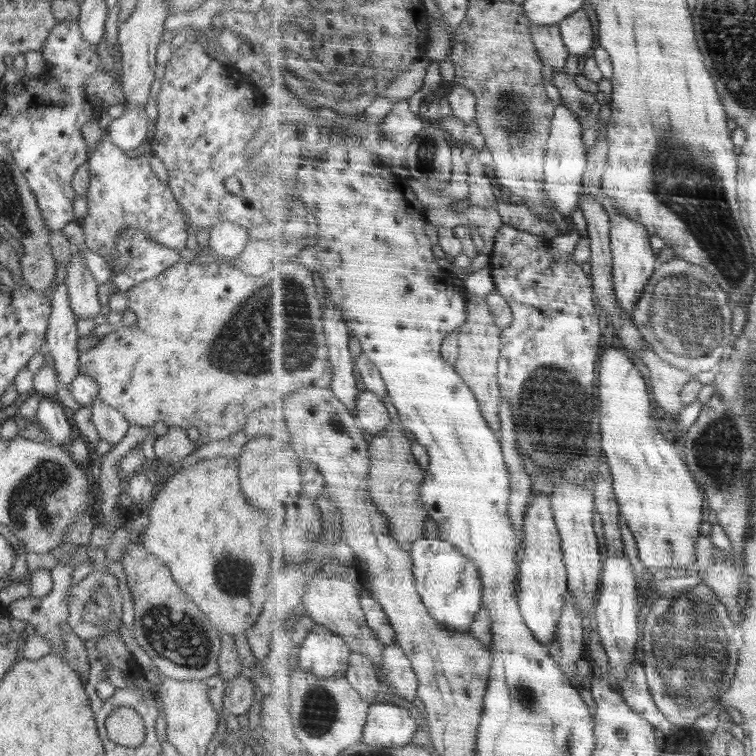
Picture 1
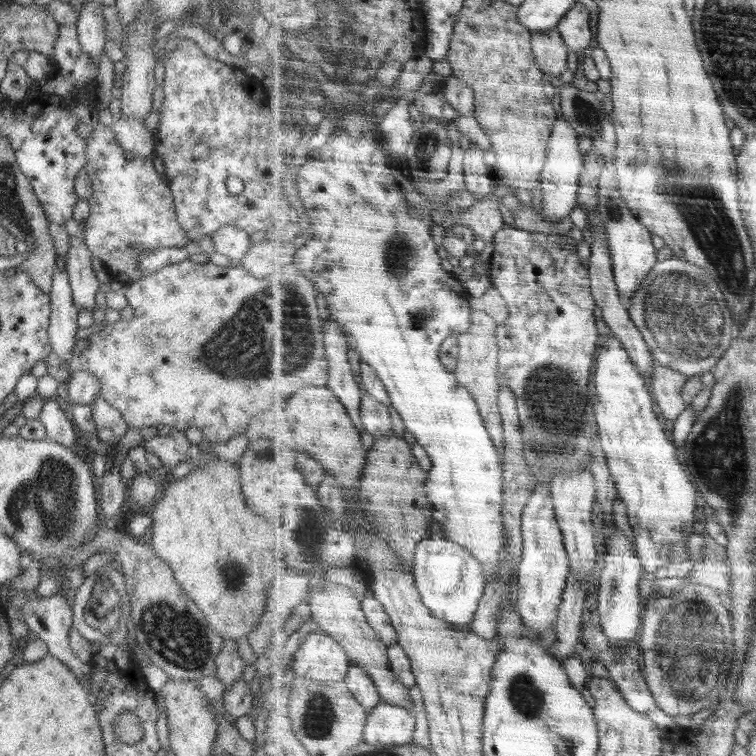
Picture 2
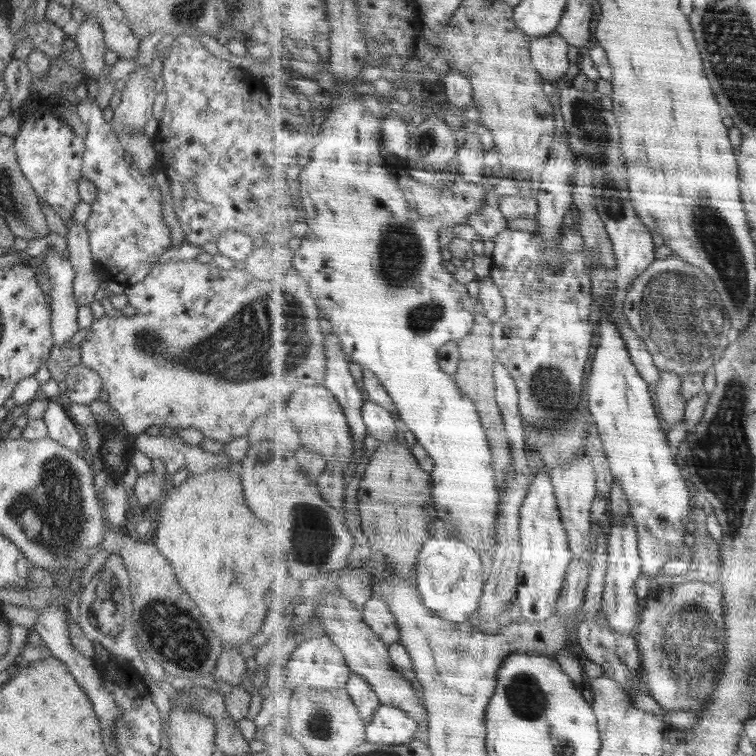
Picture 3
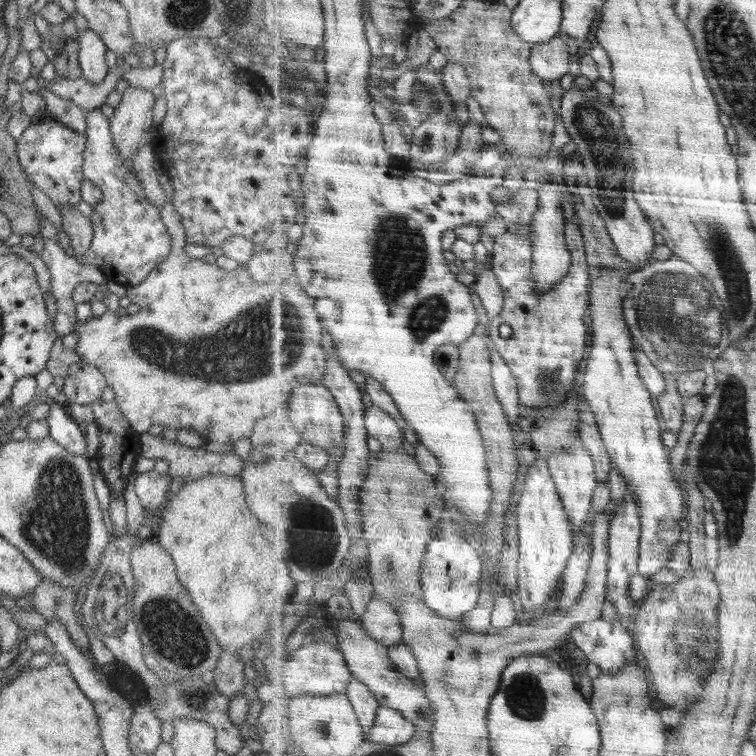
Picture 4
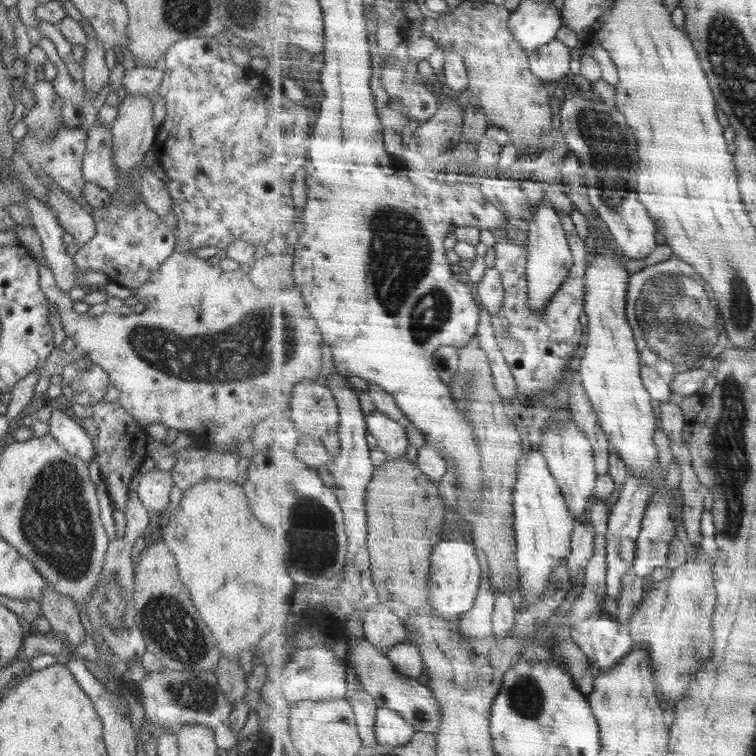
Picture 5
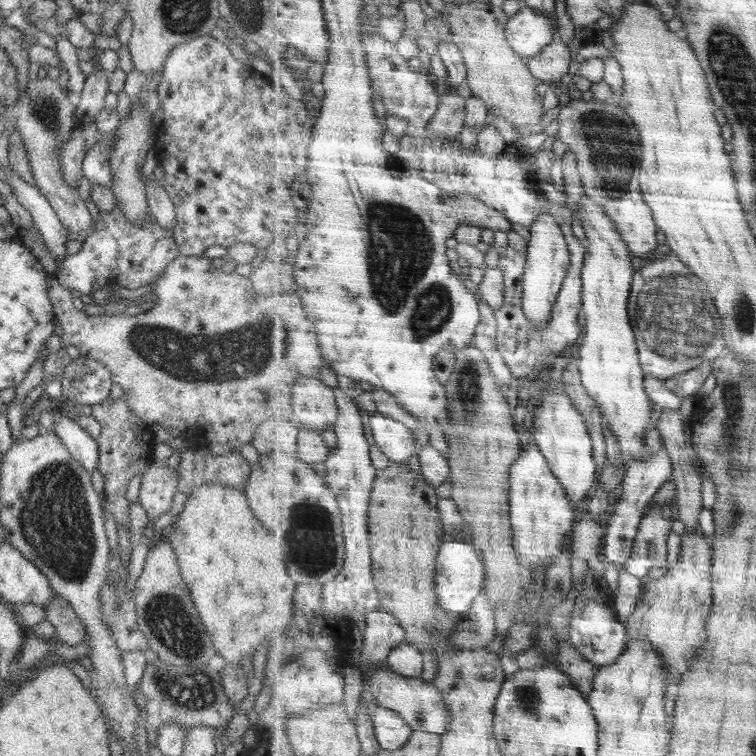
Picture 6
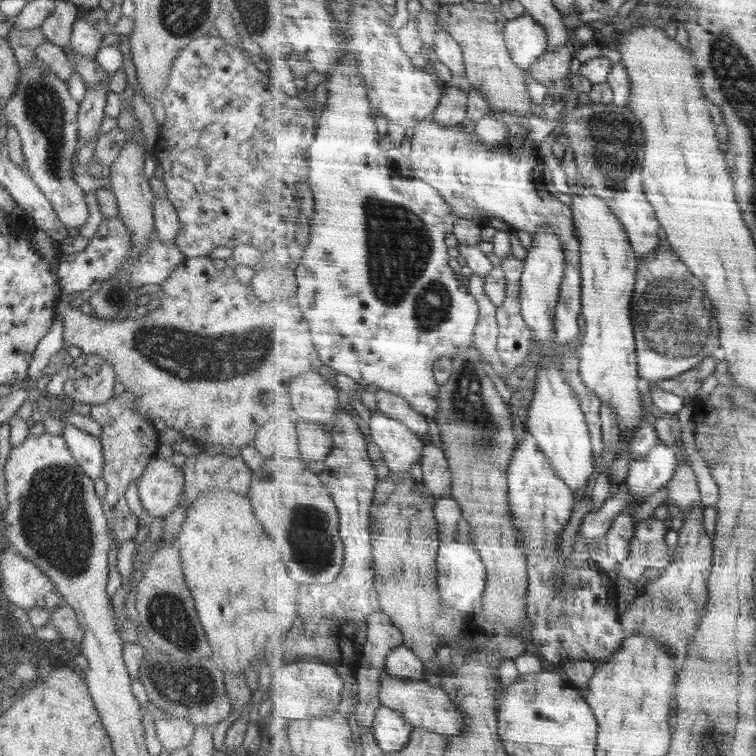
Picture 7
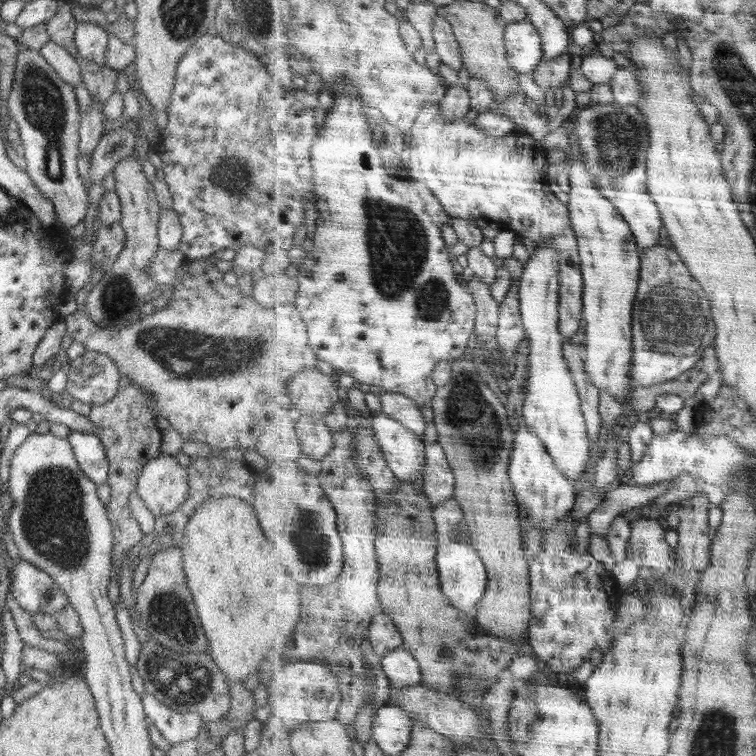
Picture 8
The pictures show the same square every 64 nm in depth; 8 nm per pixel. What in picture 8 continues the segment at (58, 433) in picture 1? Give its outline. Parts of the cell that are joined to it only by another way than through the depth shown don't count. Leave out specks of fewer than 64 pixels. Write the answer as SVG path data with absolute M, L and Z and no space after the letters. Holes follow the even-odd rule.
M70 431L68 442L82 472L98 485L108 484L109 462L101 440L92 433Z

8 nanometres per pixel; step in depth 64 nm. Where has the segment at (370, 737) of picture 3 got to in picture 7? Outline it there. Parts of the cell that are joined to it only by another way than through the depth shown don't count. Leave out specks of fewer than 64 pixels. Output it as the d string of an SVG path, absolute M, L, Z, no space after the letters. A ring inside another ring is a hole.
M382 706L373 732L385 753L398 753L405 750L406 746L413 741L415 727L401 711Z

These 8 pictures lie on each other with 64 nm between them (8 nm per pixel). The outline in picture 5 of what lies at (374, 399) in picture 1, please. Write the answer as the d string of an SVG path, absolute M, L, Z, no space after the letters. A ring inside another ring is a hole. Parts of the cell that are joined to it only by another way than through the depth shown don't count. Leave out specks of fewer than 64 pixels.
M375 410L367 418L369 432L377 439L379 449L389 458L405 457L410 440L406 433L406 426L388 413Z

